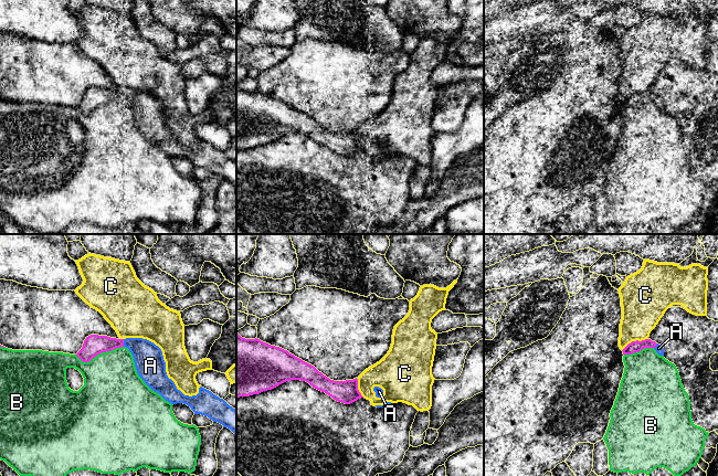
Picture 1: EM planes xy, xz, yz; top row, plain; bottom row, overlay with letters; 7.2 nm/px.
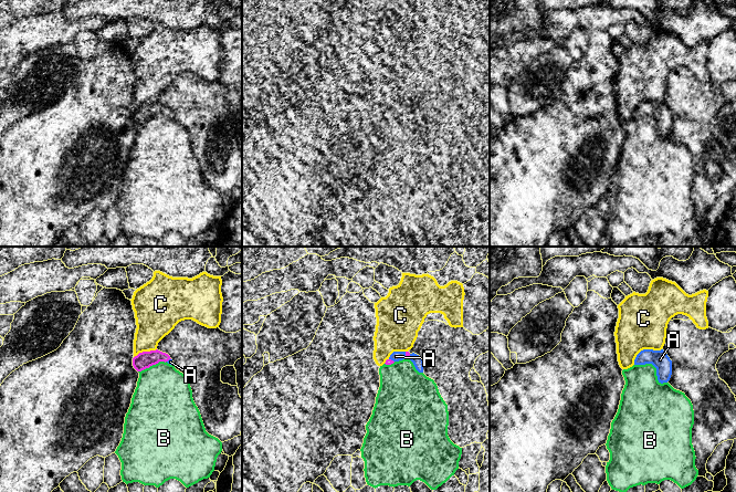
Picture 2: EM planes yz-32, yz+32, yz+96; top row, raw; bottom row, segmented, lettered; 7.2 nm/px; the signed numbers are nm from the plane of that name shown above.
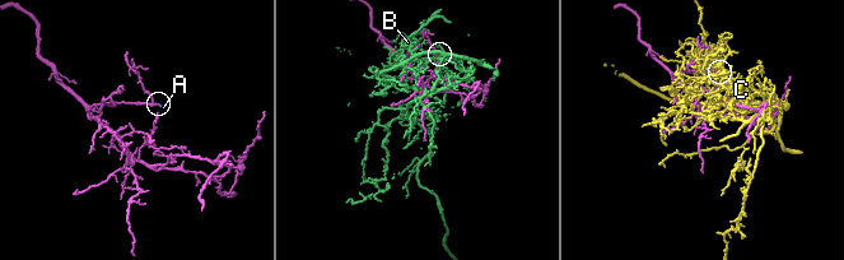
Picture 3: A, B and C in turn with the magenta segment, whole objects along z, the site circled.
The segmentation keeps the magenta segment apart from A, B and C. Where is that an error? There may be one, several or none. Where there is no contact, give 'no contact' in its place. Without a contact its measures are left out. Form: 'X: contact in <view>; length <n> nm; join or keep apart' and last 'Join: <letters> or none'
A: contact in xy; length 60 nm; join
B: contact in xy; length 360 nm; keep apart
C: contact in yz; length 220 nm; keep apart
Join: A

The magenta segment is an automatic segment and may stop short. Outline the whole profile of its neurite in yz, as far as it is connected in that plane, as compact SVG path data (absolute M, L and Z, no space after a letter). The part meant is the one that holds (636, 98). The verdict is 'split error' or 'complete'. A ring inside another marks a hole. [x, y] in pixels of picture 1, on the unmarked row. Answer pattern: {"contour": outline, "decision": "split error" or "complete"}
{"contour": "M651 92L632 94L622 104L623 107L632 107L645 101L654 101L659 108L664 108L664 101Z", "decision": "split error"}

